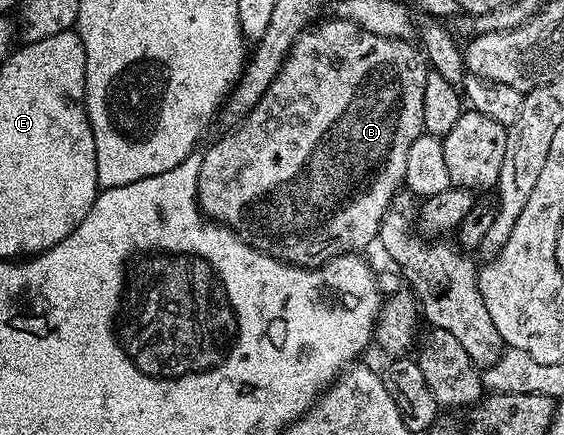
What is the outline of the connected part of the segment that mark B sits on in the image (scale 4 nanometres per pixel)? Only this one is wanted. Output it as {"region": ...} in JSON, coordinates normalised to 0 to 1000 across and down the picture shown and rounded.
{"region":[[[583,41],[574,55],[560,53],[546,62],[516,101],[502,147],[484,189],[463,216],[463,225],[445,246],[436,269],[397,322],[388,322],[374,343],[360,349],[360,370],[351,379],[356,400],[349,409],[349,448],[353,476],[369,506],[383,515],[399,515],[424,540],[436,561],[500,598],[505,607],[523,607],[528,616],[564,616],[592,593],[617,584],[637,584],[651,559],[663,554],[672,538],[679,494],[697,476],[700,448],[716,430],[718,363],[725,359],[725,336],[741,313],[752,310],[750,237],[754,234],[754,179],[761,149],[752,122],[720,92],[691,92],[690,85],[670,85],[654,69],[642,67],[619,46]]]}

